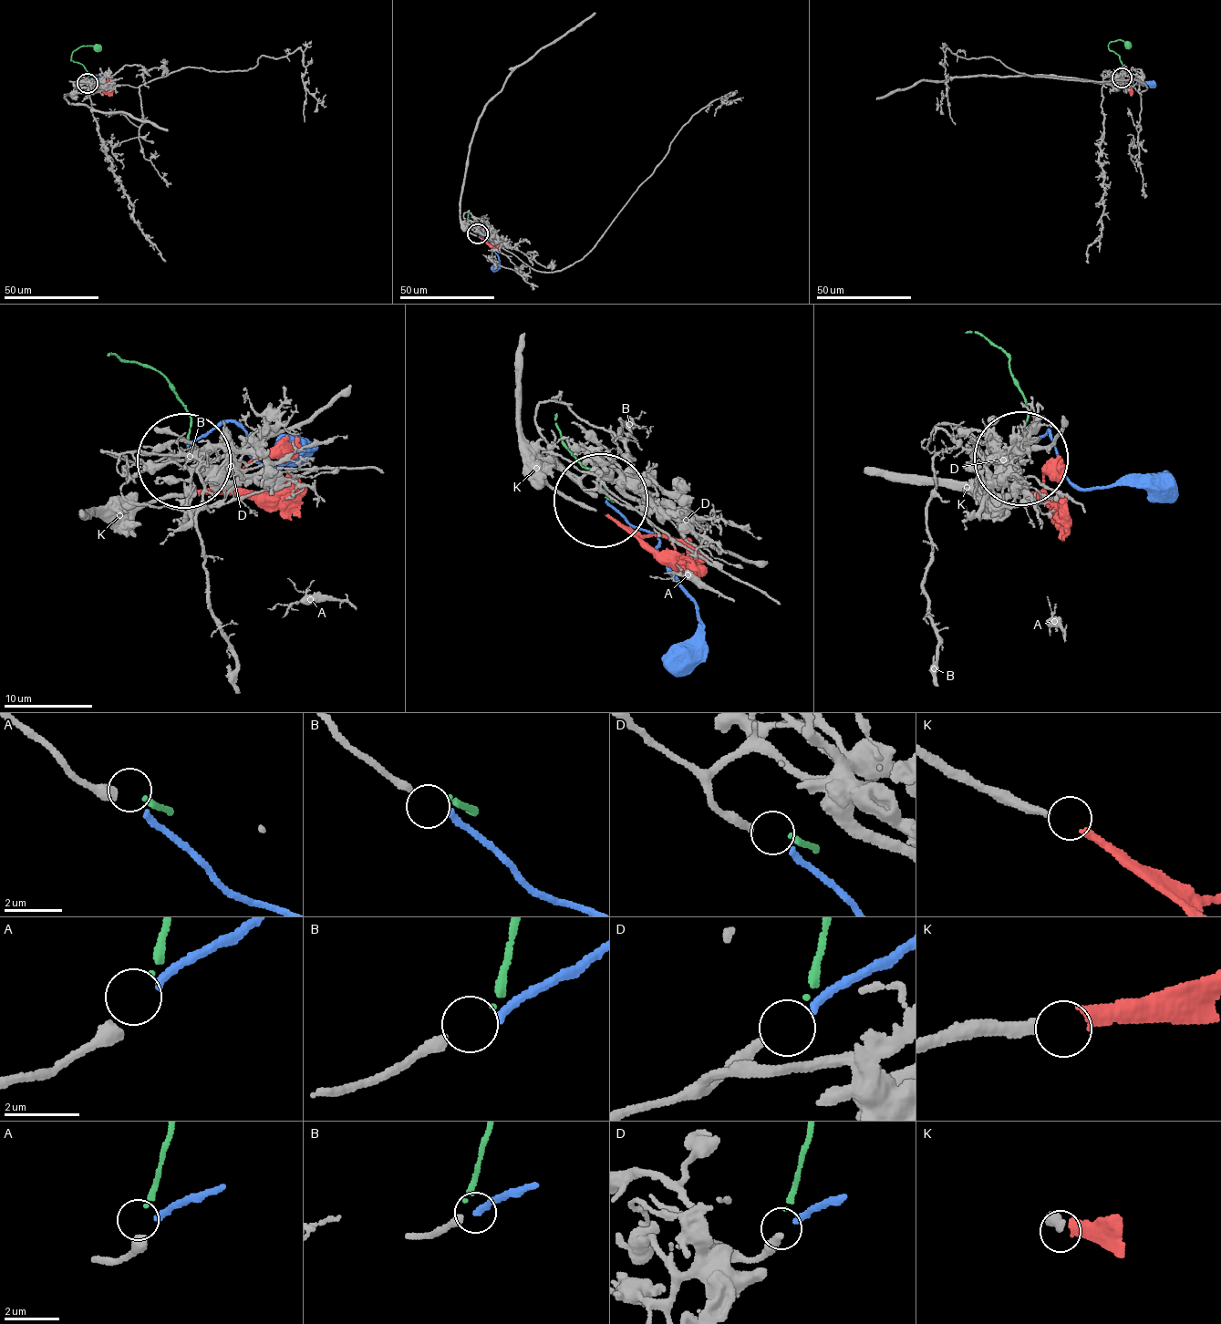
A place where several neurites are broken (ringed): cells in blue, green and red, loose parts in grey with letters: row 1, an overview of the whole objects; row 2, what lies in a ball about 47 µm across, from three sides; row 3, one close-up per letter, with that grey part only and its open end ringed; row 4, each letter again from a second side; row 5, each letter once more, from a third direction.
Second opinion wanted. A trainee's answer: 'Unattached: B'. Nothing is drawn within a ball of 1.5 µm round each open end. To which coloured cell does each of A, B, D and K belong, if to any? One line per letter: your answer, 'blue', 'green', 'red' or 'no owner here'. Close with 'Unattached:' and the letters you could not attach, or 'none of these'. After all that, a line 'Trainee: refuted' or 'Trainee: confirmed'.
A: green
B: no owner here
D: blue
K: red
Unattached: B
Trainee: confirmed

